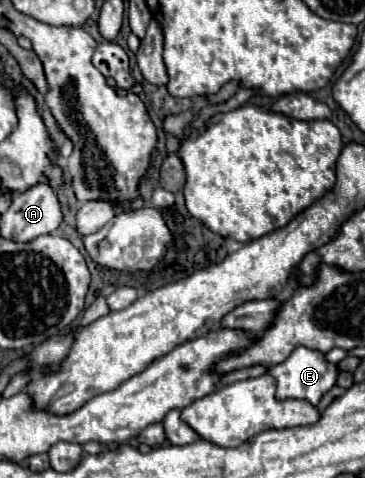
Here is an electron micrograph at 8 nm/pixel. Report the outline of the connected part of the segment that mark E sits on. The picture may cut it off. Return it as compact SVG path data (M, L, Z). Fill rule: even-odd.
M296 347L286 361L270 367L270 375L278 383L278 391L276 391L276 399L278 401L284 401L284 399L306 399L306 401L310 401L316 407L318 401L336 385L338 367L334 363L326 361L326 355L316 351L316 349Z

